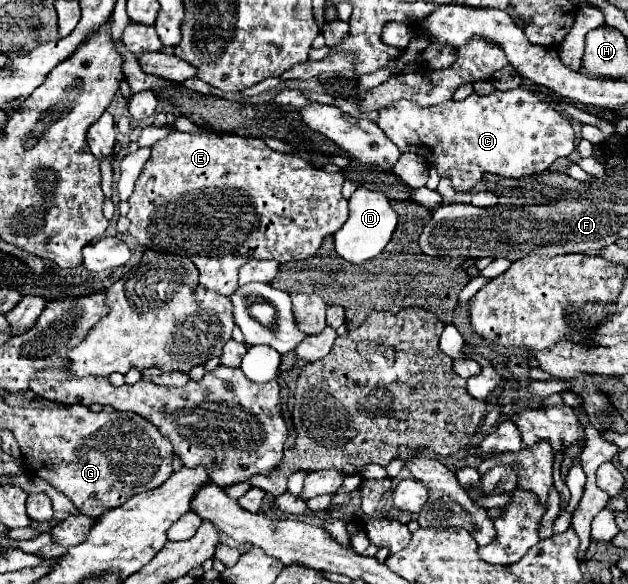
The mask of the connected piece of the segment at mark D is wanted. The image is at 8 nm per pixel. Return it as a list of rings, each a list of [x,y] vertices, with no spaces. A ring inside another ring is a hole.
[[[357,188],[349,198],[349,218],[347,222],[333,234],[335,250],[341,258],[351,264],[363,264],[369,258],[375,258],[391,240],[393,230],[397,226],[397,212],[391,208],[389,198],[383,192]]]

